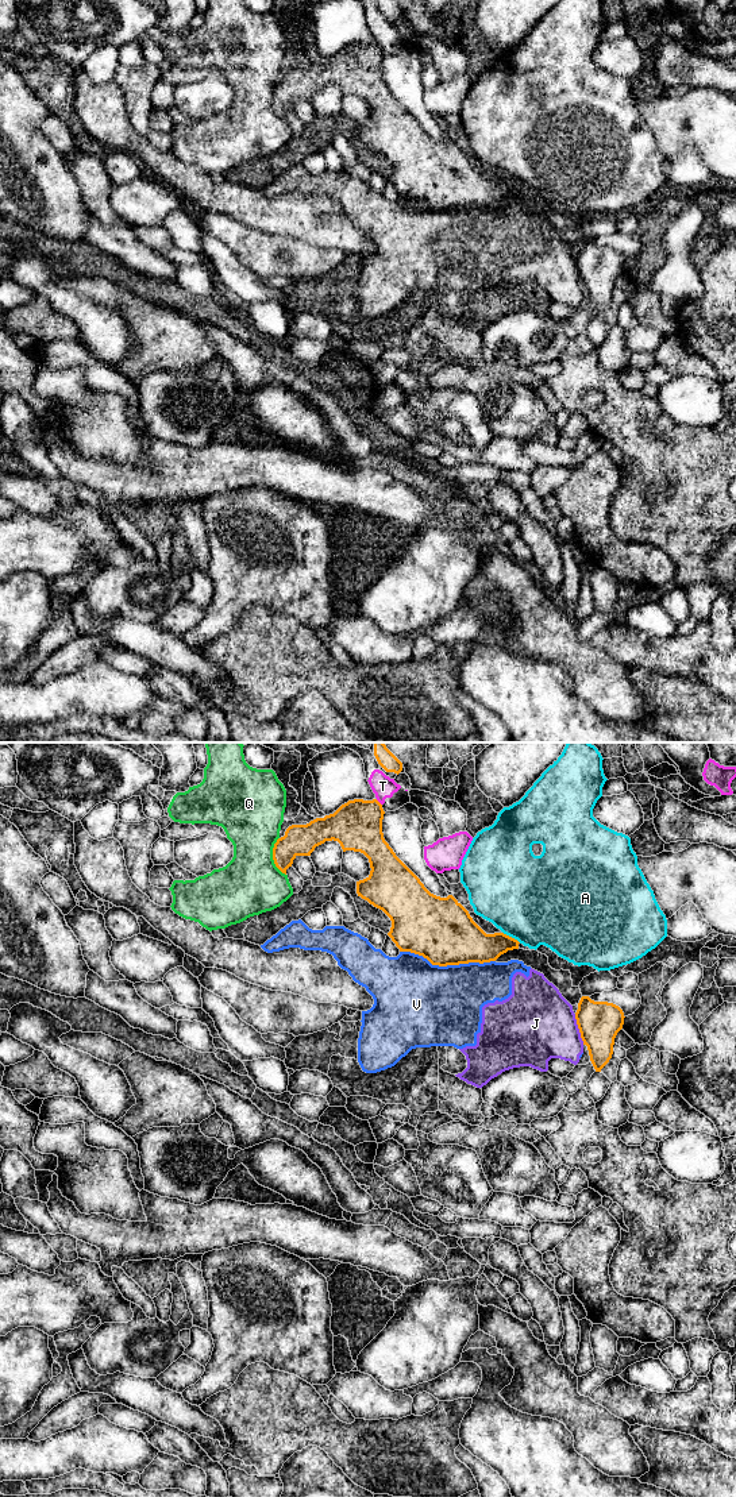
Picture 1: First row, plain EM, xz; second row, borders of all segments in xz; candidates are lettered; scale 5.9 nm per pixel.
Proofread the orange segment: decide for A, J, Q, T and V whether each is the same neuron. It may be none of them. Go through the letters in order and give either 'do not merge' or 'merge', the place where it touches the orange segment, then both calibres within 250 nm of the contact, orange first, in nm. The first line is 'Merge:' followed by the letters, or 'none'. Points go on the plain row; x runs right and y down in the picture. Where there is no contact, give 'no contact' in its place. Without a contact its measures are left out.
Merge: none
A: do not merge; meets orange in xz at (511, 181); 220 nm thick on the orange side, 500 nm on the other
J: do not merge; meets orange in xz at (578, 271); 260 nm thick on the orange side, 460 nm on the other
Q: do not merge; meets orange in xz at (273, 100); 190 nm thick on the orange side, 360 nm on the other
T: do not merge; meets orange in xz at (378, 46); 300 nm thick on the orange side, 140 nm on the other
V: do not merge; meets orange in xz at (447, 208); 380 nm thick on the orange side, 460 nm on the other

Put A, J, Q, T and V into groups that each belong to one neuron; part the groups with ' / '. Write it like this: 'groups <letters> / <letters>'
groups A / J / Q / T / V

